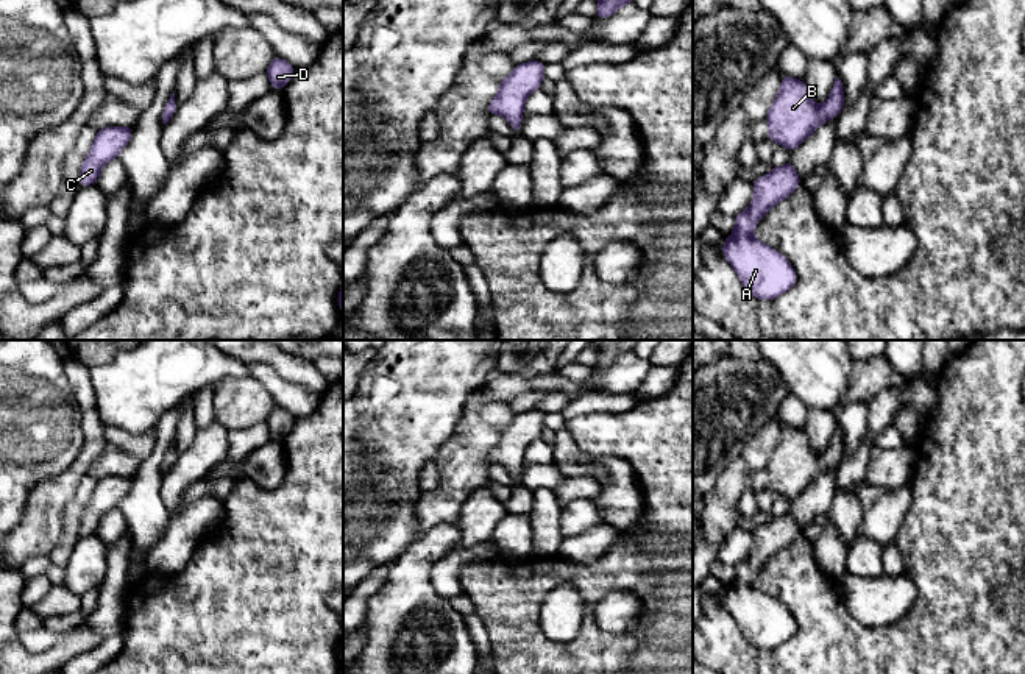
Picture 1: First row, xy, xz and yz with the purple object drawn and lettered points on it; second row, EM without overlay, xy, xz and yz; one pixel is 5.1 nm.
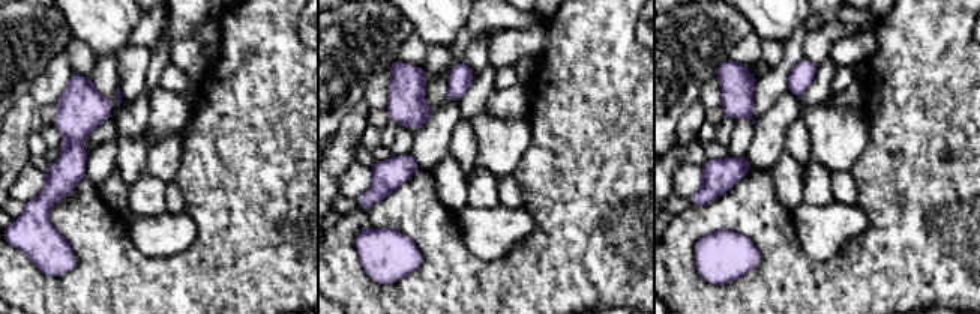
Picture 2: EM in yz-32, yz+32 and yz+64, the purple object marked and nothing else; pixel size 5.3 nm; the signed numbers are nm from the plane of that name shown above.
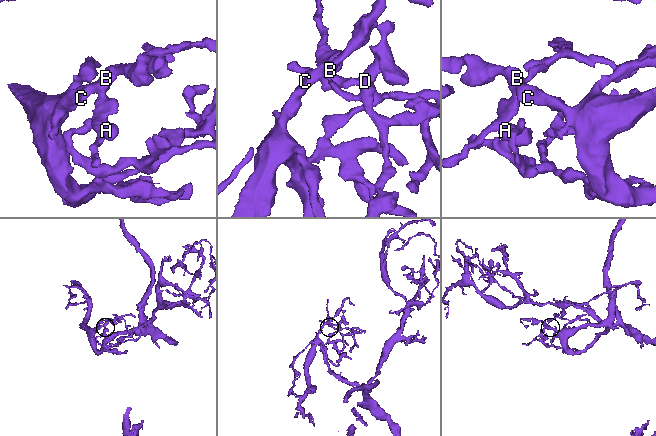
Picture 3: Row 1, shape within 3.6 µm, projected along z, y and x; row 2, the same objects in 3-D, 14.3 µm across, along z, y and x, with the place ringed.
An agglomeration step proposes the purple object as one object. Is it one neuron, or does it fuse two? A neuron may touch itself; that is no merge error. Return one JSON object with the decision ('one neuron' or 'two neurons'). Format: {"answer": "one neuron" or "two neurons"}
{"answer": "one neuron"}

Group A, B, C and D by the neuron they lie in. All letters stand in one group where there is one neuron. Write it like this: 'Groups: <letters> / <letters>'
Groups: A B C D

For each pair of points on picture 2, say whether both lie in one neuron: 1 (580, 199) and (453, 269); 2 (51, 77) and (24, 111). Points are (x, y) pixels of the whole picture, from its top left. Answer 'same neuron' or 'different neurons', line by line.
1: same neuron
2: different neurons

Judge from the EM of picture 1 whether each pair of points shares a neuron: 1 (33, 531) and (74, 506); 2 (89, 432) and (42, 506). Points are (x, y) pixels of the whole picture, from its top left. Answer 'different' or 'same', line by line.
1: different
2: same

